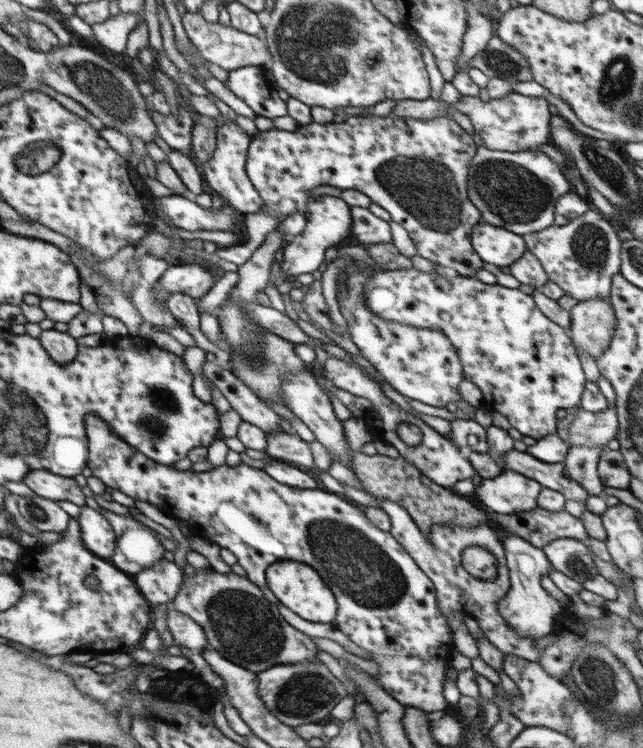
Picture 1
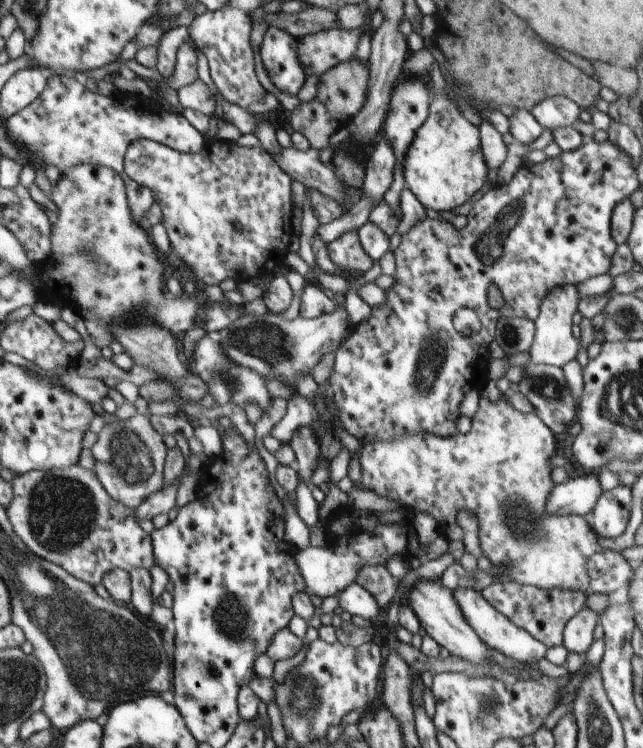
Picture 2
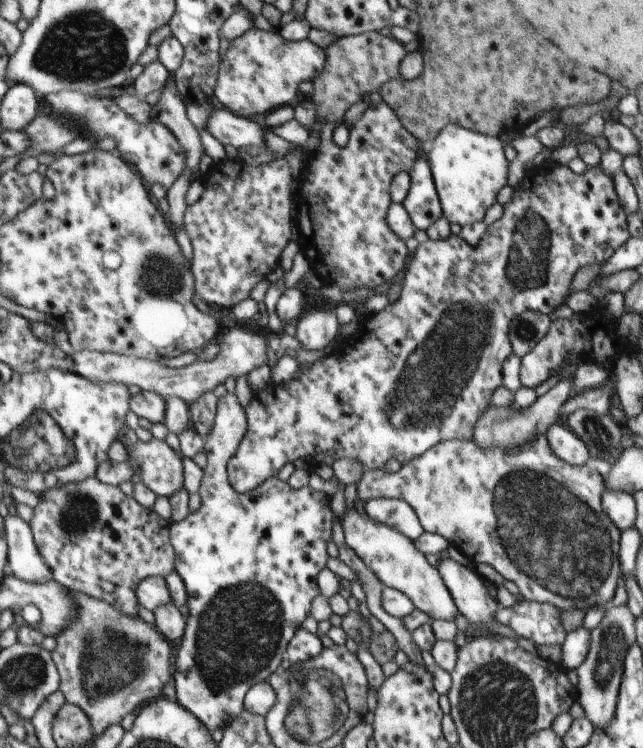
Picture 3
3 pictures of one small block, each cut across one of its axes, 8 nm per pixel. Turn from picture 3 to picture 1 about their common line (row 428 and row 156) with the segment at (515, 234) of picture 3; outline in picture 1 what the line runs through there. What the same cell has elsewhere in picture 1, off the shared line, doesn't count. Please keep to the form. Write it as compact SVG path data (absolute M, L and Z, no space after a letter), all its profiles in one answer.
M393 111L384 117L346 115L346 121L342 123L312 121L298 126L294 132L274 128L260 131L251 137L245 169L258 196L264 201L258 213L268 213L284 220L295 212L305 214L309 194L318 186L354 190L366 194L371 202L387 210L391 220L408 231L417 254L422 258L454 268L463 277L472 277L485 263L471 243L473 228L485 222L481 212L468 198L469 164L477 147L472 135L450 116L420 120L398 117Z

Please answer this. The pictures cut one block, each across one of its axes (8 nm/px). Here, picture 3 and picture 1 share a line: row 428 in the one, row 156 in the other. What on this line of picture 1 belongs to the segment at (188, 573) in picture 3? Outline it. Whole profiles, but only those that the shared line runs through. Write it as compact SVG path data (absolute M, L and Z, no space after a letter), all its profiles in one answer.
M235 121L224 123L217 129L217 143L212 156L200 168L204 178L205 188L215 193L224 200L226 208L240 213L258 213L264 201L255 190L245 169L247 159L247 148L251 137Z

